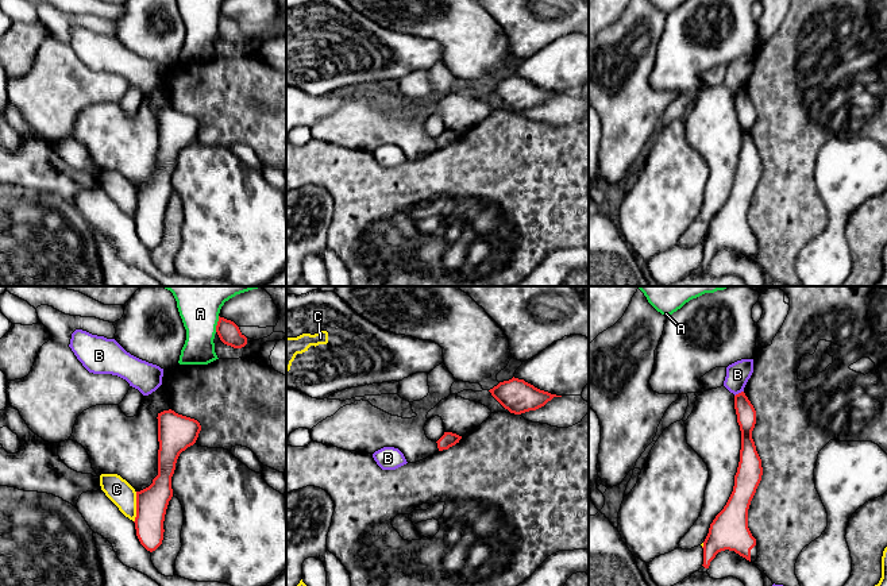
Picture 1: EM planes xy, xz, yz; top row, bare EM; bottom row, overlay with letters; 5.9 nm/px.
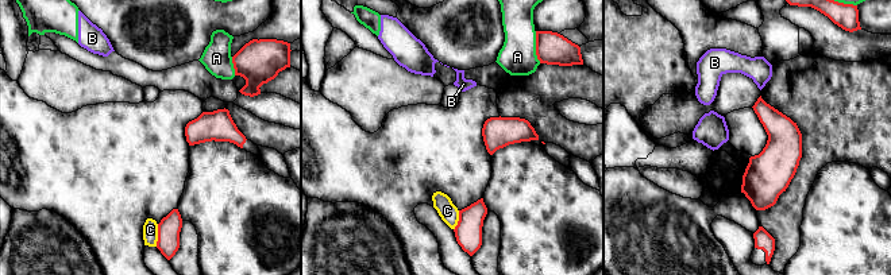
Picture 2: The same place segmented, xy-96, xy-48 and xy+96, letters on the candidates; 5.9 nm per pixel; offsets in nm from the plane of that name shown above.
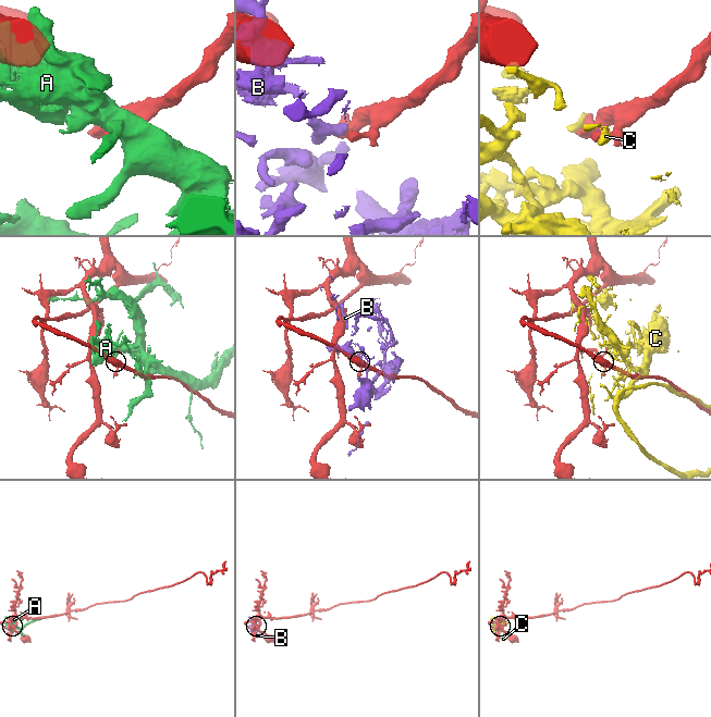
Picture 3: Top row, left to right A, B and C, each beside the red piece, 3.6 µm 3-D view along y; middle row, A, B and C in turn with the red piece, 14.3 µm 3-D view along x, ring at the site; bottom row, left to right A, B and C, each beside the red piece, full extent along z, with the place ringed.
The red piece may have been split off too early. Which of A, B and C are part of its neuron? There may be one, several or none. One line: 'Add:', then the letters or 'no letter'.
Add: no letter

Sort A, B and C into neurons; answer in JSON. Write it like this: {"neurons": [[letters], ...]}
{"neurons": [["A", "B"], ["C"]]}

